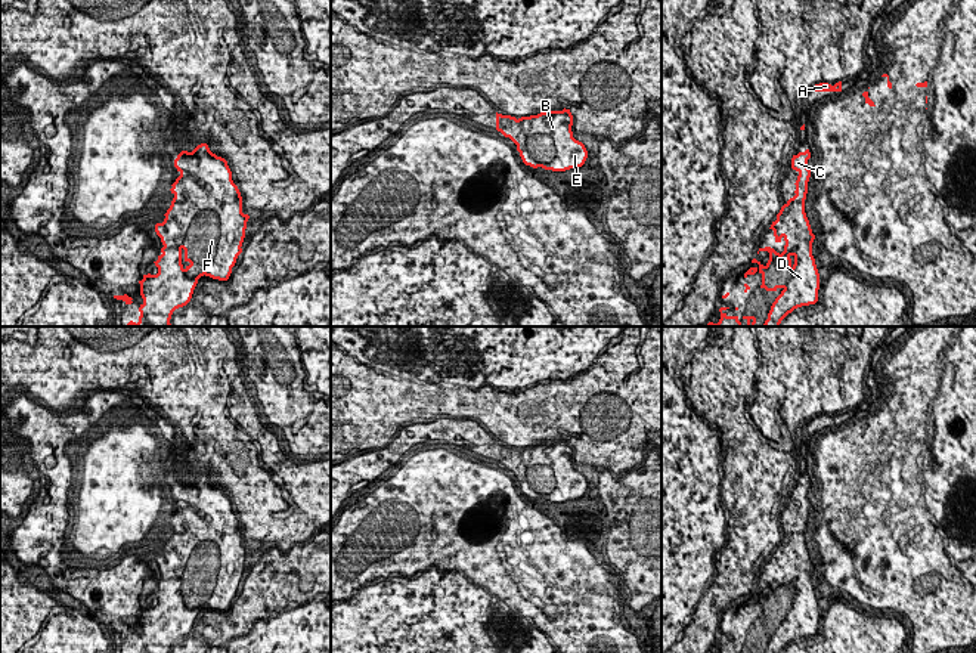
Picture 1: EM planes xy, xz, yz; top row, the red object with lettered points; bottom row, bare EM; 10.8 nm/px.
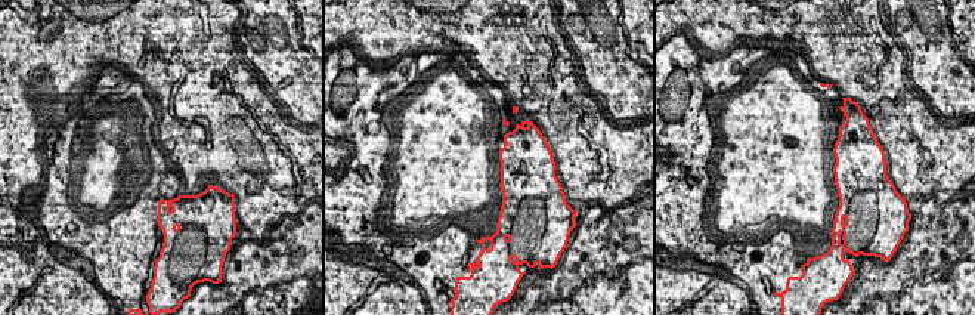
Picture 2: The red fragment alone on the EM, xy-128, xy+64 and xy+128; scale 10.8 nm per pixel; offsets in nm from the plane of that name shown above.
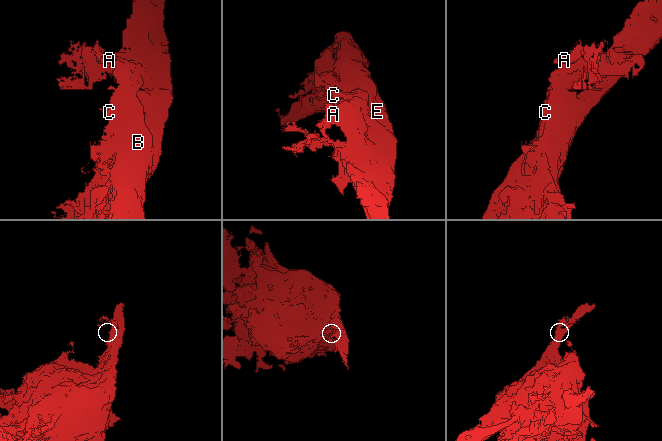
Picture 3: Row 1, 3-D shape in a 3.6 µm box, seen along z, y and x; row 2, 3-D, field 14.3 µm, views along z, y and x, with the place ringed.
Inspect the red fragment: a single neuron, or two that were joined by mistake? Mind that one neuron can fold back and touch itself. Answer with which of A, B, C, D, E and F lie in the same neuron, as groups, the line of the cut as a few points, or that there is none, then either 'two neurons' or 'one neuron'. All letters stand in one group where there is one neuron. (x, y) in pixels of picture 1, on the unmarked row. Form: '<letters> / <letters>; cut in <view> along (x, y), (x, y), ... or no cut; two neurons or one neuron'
A B C D E F; no cut; one neuron

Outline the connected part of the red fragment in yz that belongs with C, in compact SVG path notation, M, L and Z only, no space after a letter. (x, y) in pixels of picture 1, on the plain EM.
M809 480L799 483L791 489L791 499L799 504L796 511L794 527L790 529L772 553L775 573L786 572L784 582L780 585L771 578L759 579L769 584L769 591L763 597L756 589L757 598L750 598L744 609L759 603L762 606L762 616L766 622L777 622L781 625L775 629L765 653L781 653L788 644L802 637L815 635L818 632L819 604L812 587L812 564L809 551L805 544L805 530L808 524L808 513L811 501L808 490Z

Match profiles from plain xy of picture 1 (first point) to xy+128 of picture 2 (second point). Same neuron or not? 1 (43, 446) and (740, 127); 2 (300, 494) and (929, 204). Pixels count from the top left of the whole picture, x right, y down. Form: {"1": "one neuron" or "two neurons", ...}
{"1": "two neurons", "2": "two neurons"}

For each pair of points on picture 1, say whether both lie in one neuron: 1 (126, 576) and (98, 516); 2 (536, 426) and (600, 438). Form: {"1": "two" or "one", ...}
{"1": "two", "2": "one"}

